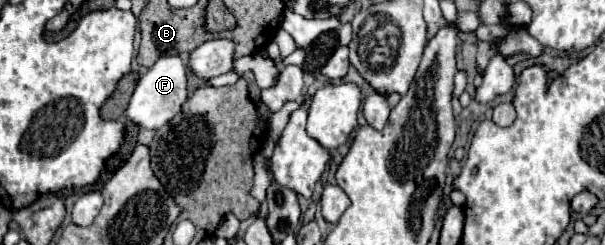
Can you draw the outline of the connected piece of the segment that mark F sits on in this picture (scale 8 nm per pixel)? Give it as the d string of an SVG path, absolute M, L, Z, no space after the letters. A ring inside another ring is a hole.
M162 56L156 60L156 64L144 74L140 76L136 90L130 98L130 104L126 108L126 118L138 126L146 126L150 130L158 130L160 126L164 126L168 120L172 120L182 104L188 98L188 90L186 90L188 78L186 78L186 64L180 56Z

